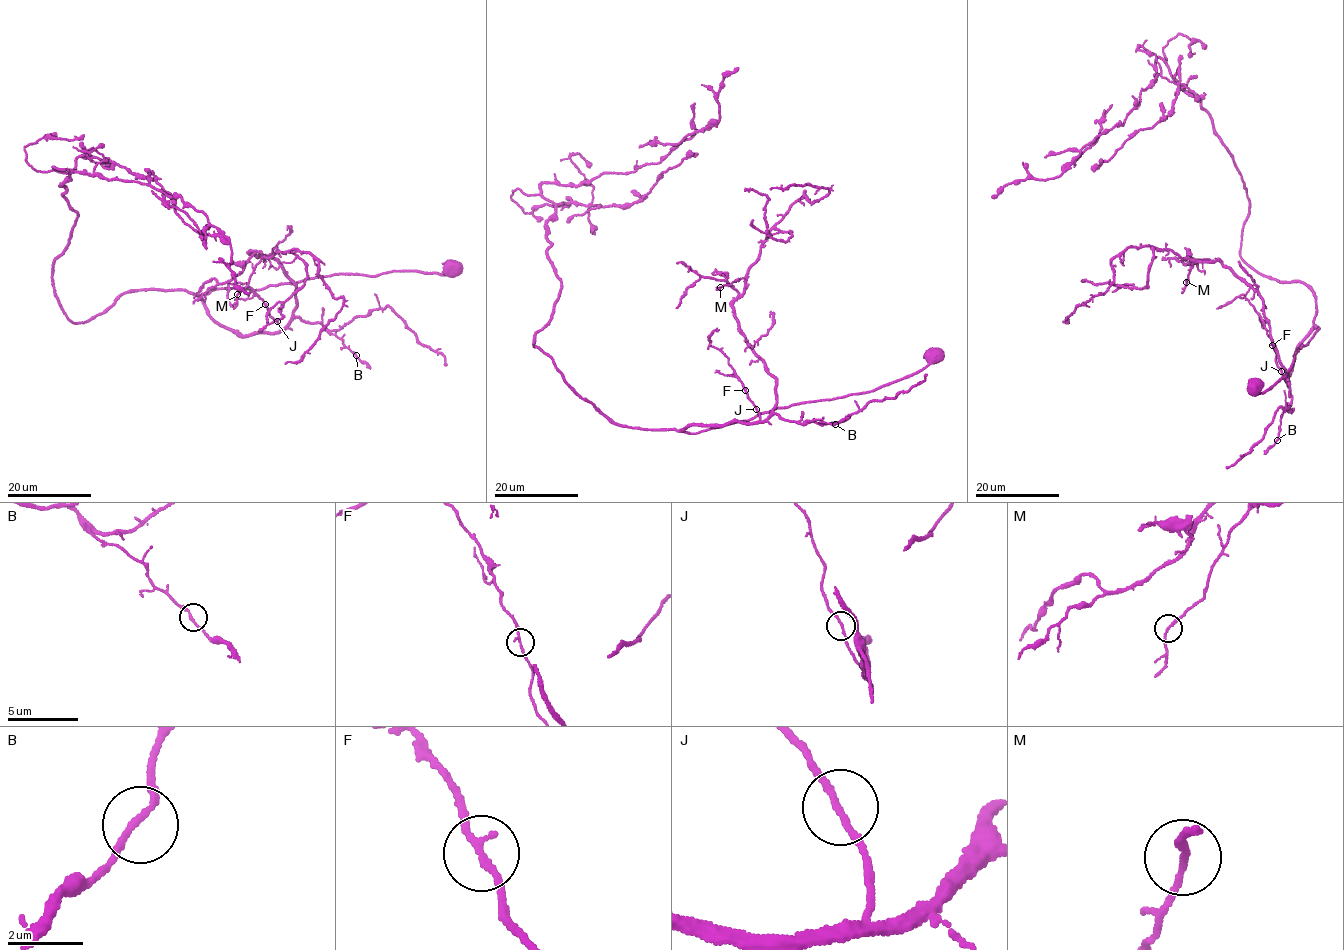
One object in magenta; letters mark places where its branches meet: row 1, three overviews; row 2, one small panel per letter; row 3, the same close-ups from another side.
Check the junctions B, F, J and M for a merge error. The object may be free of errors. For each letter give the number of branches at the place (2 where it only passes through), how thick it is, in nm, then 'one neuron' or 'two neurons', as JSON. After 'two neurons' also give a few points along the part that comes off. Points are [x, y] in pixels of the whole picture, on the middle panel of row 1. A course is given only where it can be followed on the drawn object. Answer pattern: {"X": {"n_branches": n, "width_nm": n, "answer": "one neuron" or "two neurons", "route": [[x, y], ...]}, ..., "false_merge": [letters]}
{"B": {"n_branches": 2, "width_nm": 180, "answer": "one neuron"}, "F": {"n_branches": 2, "width_nm": 180, "answer": "one neuron"}, "J": {"n_branches": 2, "width_nm": 170, "answer": "one neuron"}, "M": {"n_branches": 2, "width_nm": 170, "answer": "one neuron"}, "false_merge": []}

